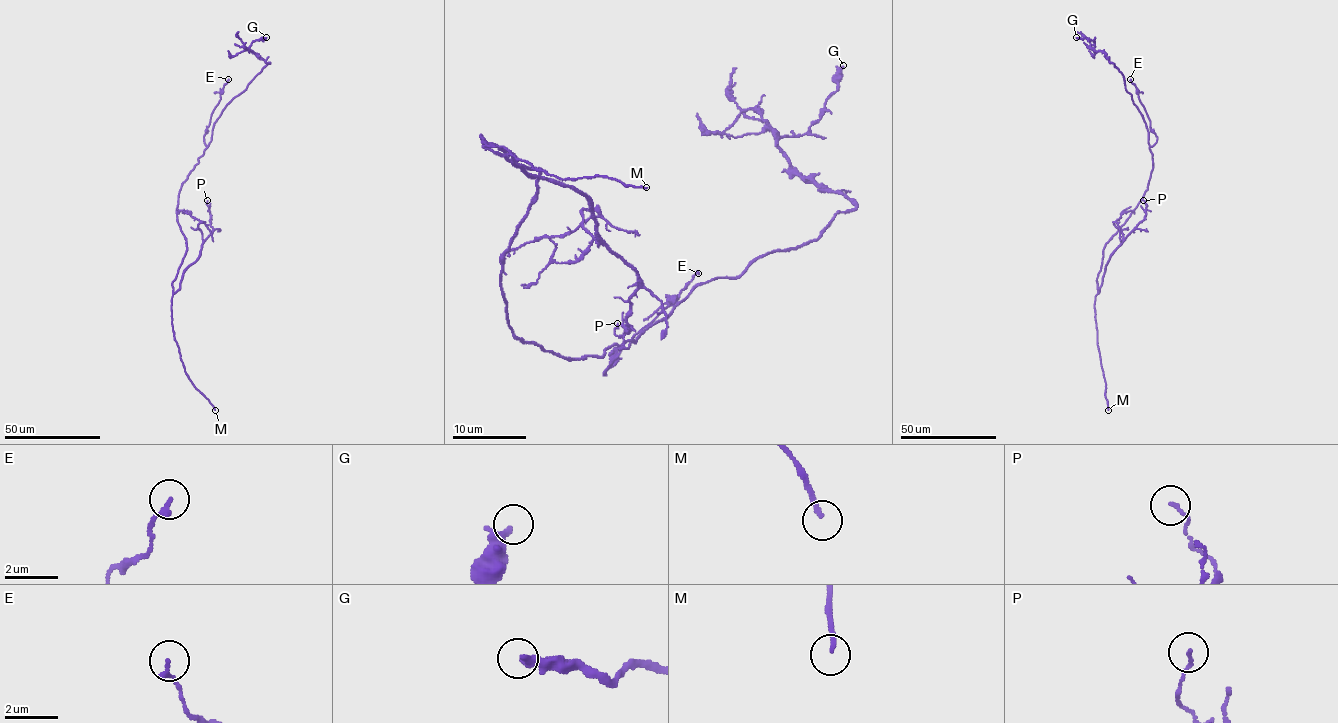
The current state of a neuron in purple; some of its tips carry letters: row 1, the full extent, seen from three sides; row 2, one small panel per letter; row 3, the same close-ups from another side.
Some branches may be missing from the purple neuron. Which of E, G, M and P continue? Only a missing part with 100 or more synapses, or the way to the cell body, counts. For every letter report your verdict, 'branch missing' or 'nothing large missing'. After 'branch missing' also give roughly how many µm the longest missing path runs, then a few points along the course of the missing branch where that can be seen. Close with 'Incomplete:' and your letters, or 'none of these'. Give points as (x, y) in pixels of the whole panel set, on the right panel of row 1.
E: nothing large missing
G: nothing large missing
M: branch missing; missing 50 µm; course (1108, 410), (1106, 420), (1113, 433), (1106, 439)
P: nothing large missing
Incomplete: M

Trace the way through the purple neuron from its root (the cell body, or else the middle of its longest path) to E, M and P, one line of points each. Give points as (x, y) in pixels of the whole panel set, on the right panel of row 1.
E: (1142, 198), (1153, 168), (1149, 147), (1157, 137), (1150, 127), (1138, 90), (1130, 79)
M: (1142, 198), (1105, 244), (1097, 279), (1094, 309), (1097, 345), (1108, 410)
P: (1142, 198), (1105, 244), (1097, 279), (1098, 293), (1111, 254), (1144, 218), (1147, 205), (1143, 200)

